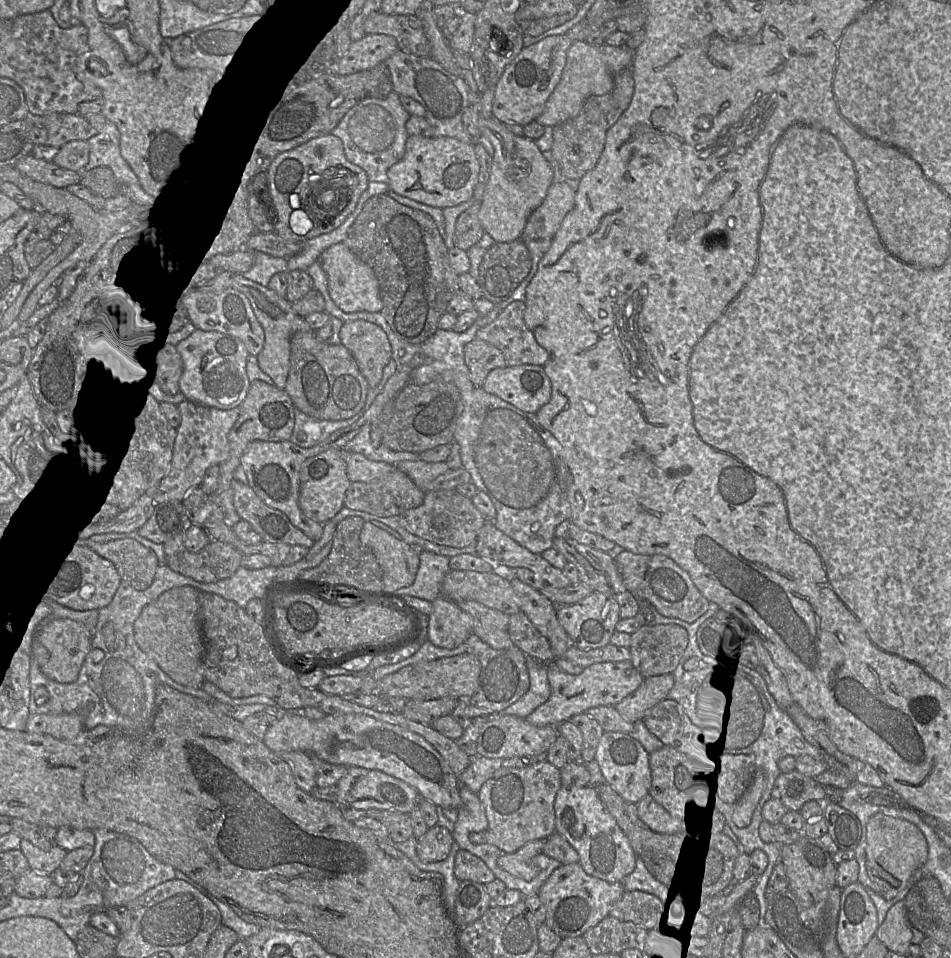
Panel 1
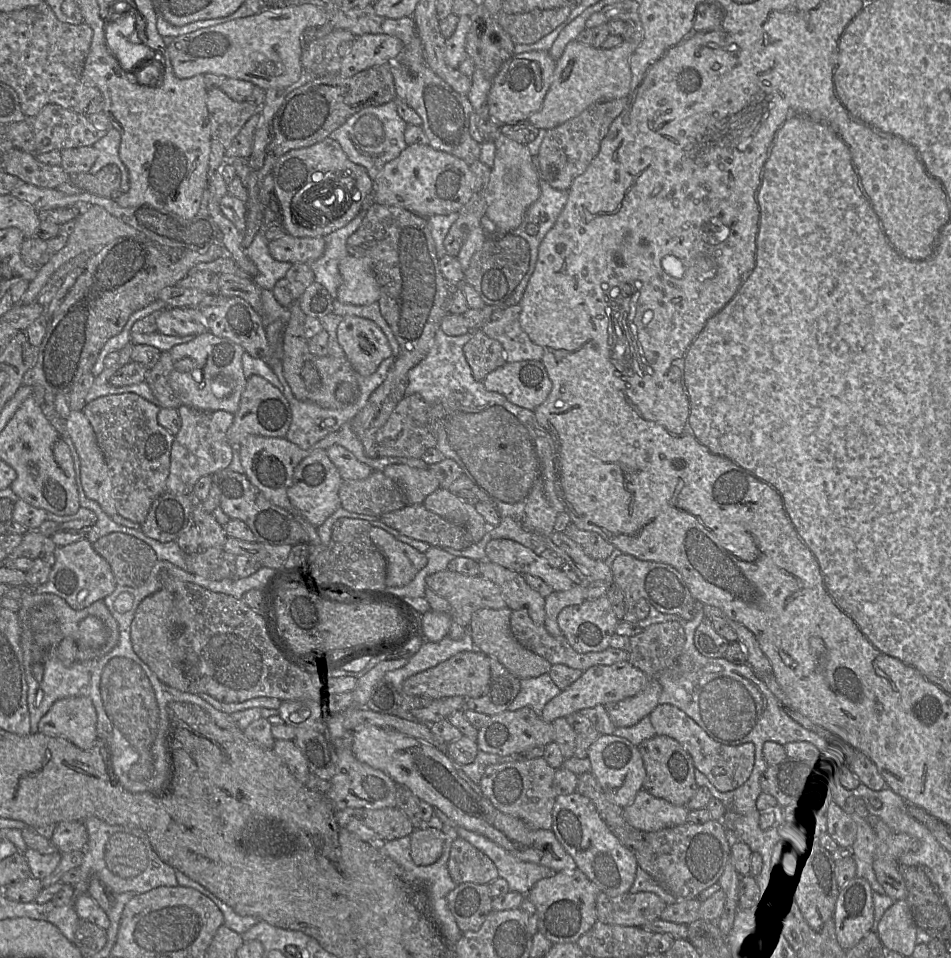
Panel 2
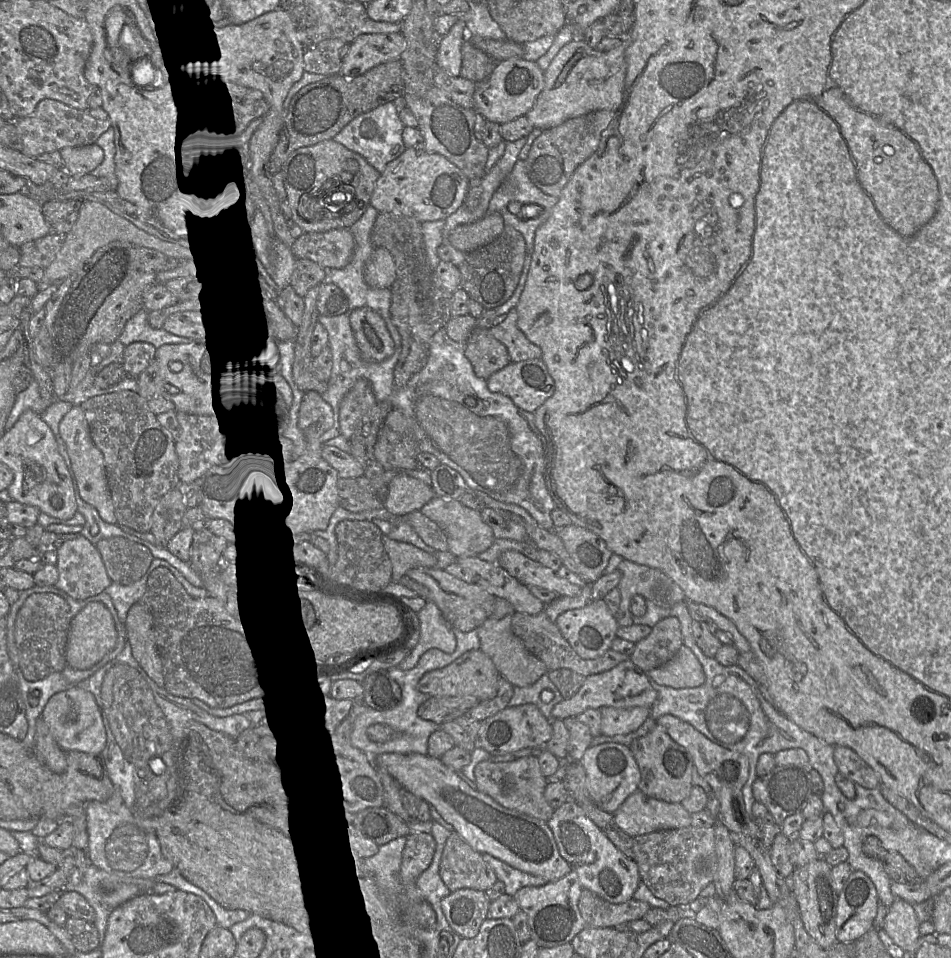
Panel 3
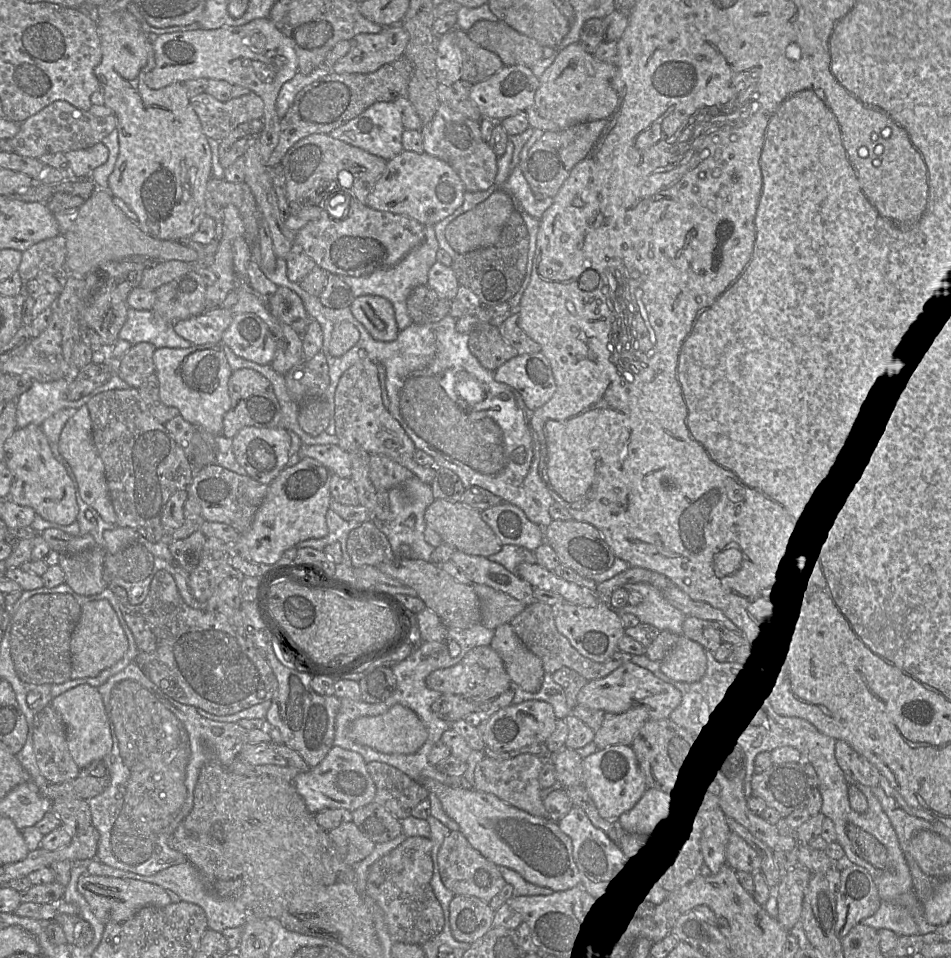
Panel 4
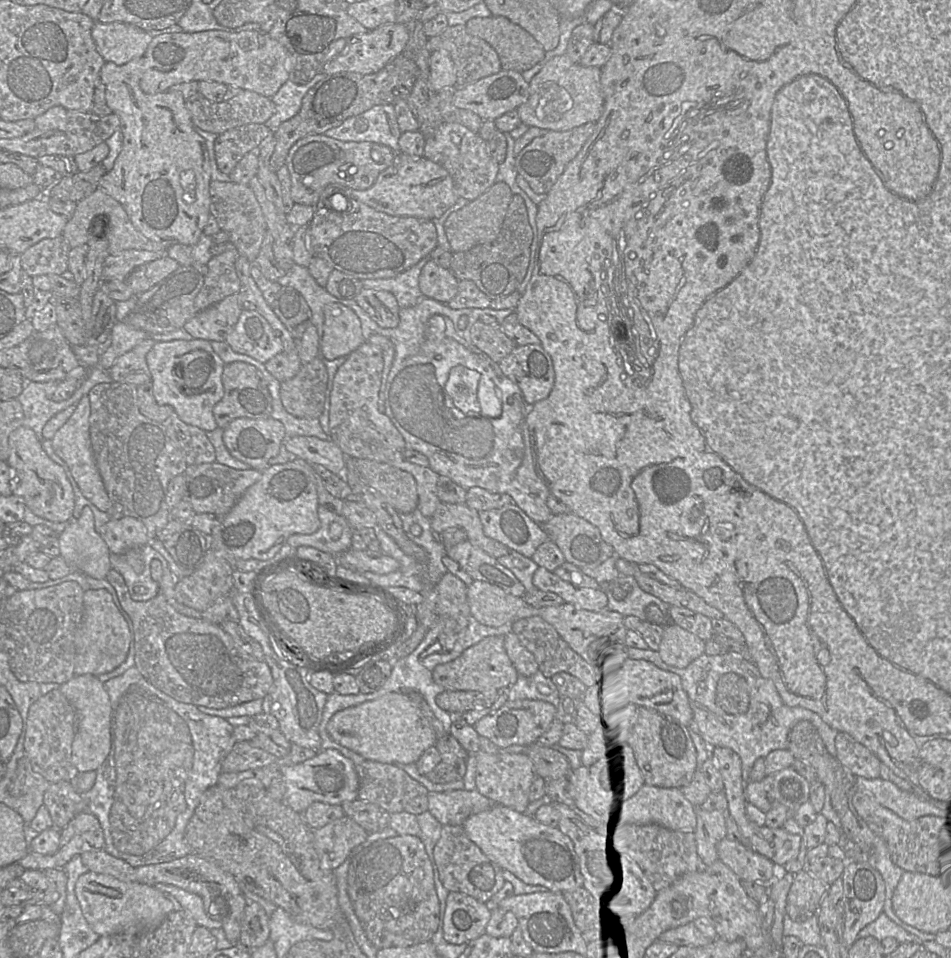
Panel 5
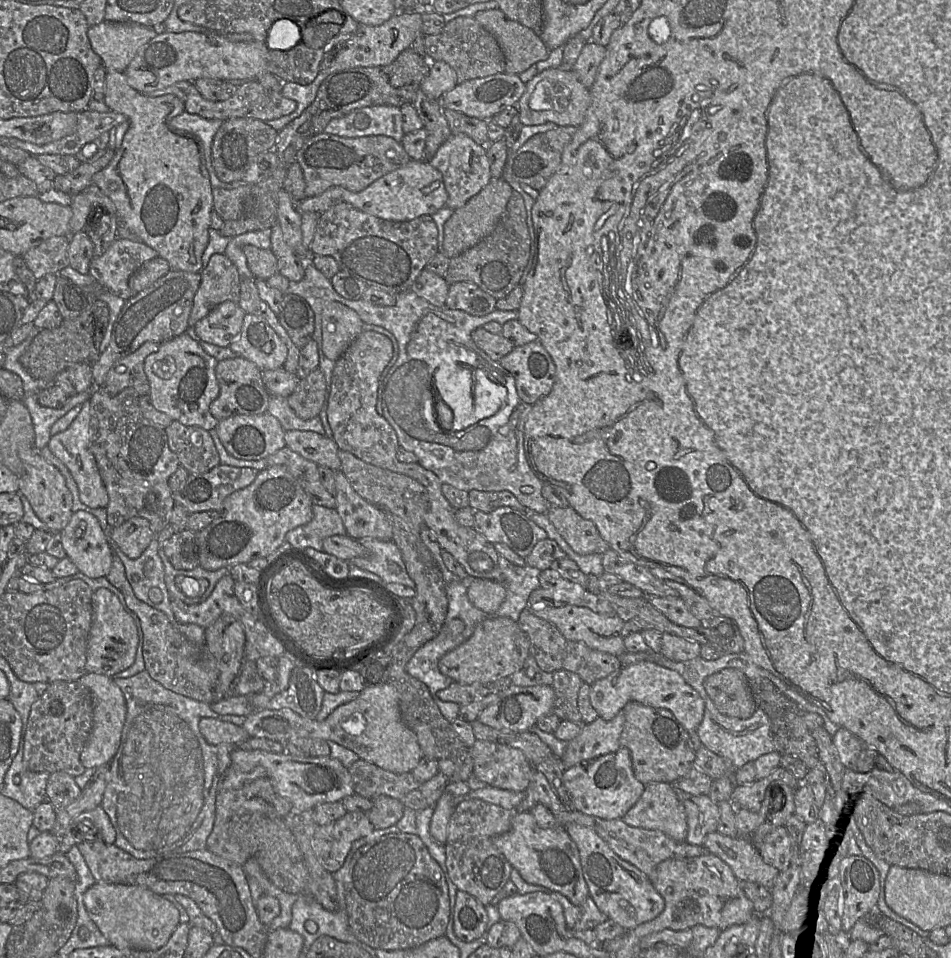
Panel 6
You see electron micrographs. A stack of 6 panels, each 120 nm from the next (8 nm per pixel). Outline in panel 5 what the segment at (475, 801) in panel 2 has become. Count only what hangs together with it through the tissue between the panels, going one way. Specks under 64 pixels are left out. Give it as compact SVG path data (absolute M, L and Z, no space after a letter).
M494 804L485 811L467 817L462 826L467 837L492 862L528 885L544 886L550 891L564 893L583 884L579 858L571 839L558 827L541 822L534 815Z

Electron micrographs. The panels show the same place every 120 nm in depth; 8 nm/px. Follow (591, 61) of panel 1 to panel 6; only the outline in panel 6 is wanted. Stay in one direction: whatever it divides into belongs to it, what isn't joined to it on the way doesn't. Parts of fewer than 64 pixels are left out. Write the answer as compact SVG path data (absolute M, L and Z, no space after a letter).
M560 67L546 69L526 83L526 89L517 102L517 111L522 125L554 123L557 126L576 126L585 120L591 104L590 90L585 87L572 70Z

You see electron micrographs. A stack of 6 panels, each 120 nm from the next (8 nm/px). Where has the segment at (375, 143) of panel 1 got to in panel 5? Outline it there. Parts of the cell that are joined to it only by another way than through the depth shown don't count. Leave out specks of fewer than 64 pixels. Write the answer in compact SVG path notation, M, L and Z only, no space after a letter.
M382 104L346 119L340 126L324 133L343 142L374 142L399 152L401 131L397 123L394 105Z

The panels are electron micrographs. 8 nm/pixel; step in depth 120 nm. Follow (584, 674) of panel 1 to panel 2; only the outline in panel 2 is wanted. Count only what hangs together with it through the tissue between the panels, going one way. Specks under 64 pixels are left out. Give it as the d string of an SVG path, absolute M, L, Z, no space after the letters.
M628 661L617 662L609 666L590 667L574 683L562 690L544 706L540 718L552 723L558 718L565 718L582 709L624 700L640 693L647 686L649 680L650 678L646 674L632 666Z

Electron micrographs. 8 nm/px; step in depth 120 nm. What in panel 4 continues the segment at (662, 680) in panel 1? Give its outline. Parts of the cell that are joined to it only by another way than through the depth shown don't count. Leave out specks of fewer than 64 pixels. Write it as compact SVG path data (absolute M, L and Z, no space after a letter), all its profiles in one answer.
M633 707L620 714L605 713L593 743L598 749L615 744L630 745L649 719L646 710L641 707Z

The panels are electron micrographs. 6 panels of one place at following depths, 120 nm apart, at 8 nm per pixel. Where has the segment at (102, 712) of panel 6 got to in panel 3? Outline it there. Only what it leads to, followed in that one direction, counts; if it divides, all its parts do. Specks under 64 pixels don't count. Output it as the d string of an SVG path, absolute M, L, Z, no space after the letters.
M78 687L53 695L47 702L42 719L58 746L66 753L78 751L100 756L106 746L106 731L102 715L94 696Z

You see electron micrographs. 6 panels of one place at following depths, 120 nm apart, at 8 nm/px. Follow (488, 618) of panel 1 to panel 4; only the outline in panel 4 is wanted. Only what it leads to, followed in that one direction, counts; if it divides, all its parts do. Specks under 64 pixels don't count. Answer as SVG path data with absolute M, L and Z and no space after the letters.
M510 623L494 629L490 647L502 659L511 679L511 686L529 693L537 690L540 676L545 672L542 662L521 642Z

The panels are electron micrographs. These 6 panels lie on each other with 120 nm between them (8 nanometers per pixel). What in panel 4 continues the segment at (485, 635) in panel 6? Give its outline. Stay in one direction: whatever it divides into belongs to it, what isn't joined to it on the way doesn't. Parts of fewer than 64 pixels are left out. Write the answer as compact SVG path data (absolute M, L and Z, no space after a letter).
M478 646L471 649L458 664L430 673L426 677L426 685L441 694L496 699L511 687L511 679L497 652L490 646Z

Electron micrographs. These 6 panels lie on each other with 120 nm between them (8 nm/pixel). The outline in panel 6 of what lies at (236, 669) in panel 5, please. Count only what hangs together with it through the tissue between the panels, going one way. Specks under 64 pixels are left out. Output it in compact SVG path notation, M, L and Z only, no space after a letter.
M112 553L111 569L106 578L121 591L127 607L140 620L143 632L142 653L145 670L151 678L175 693L204 703L213 703L215 701L215 684L219 670L217 661L208 650L206 643L205 645L192 643L171 624L162 611L139 600L126 578L123 563L114 553Z

